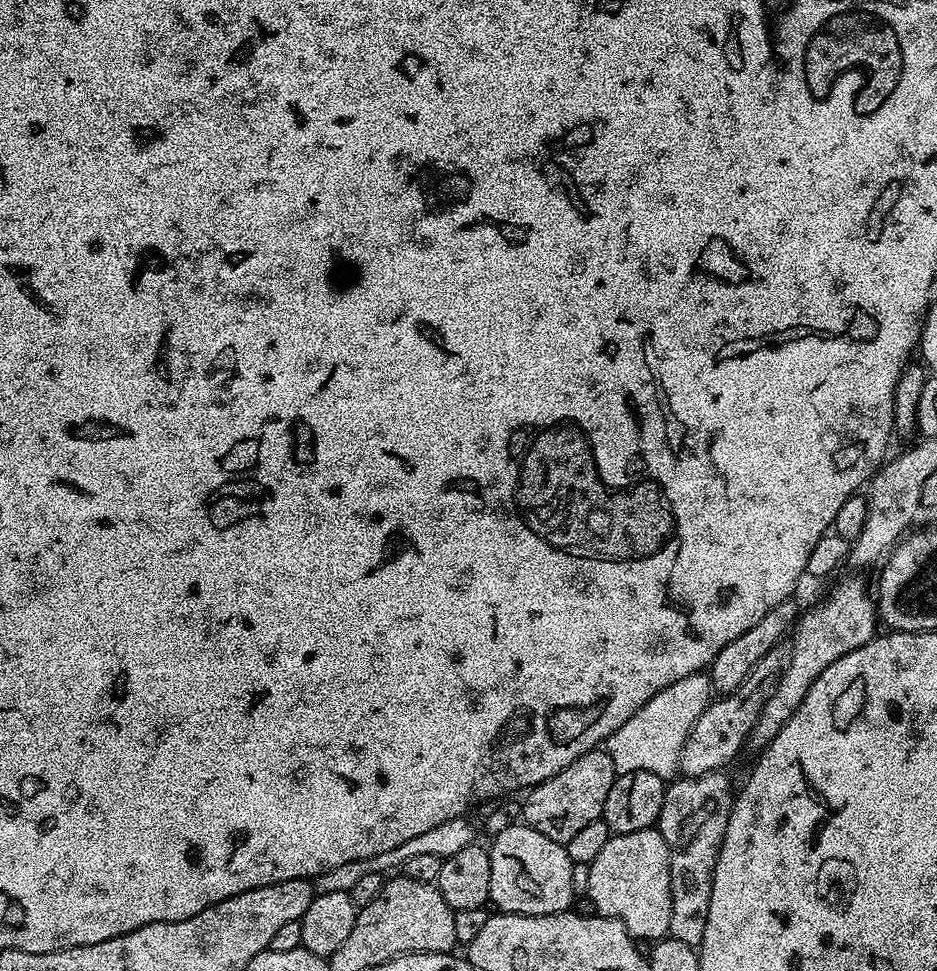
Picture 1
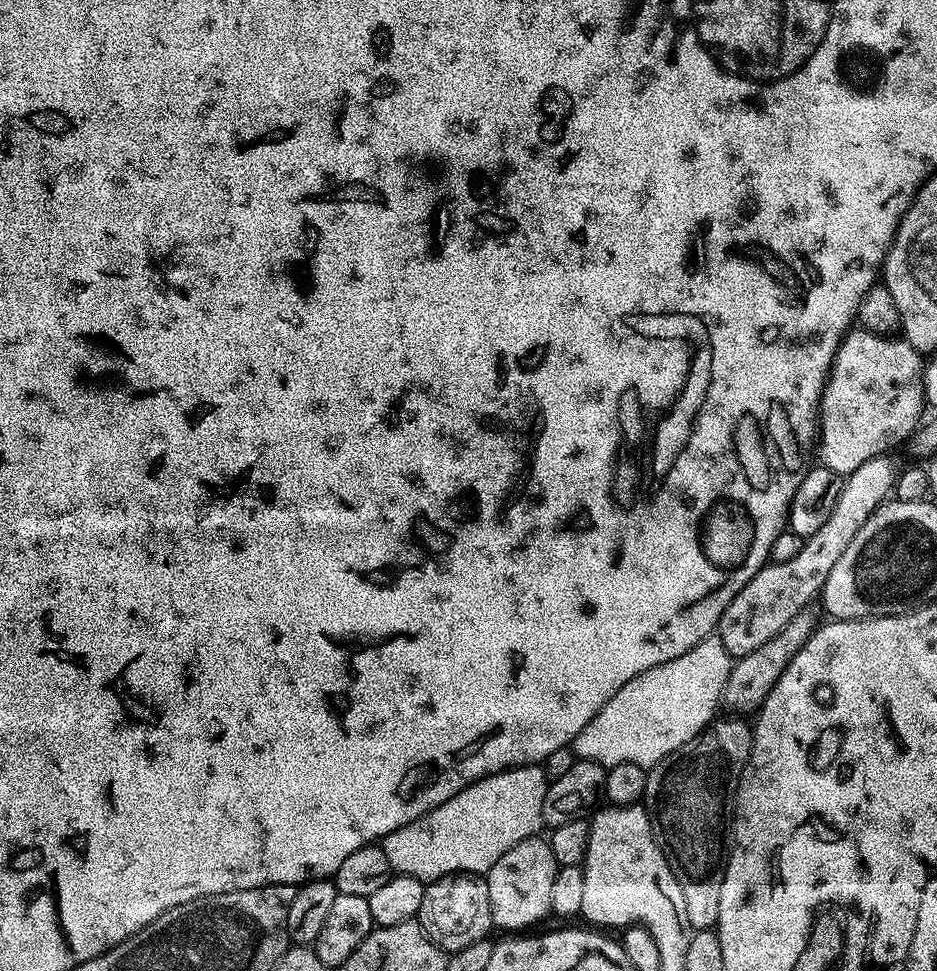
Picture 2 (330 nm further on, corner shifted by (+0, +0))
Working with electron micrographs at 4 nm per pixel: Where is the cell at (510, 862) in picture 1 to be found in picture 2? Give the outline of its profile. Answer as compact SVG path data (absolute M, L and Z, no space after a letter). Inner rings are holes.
M533 838L518 842L486 874L490 890L490 910L492 923L499 928L516 928L512 930L528 930L545 915L551 913L550 889L554 886L557 870L556 859L550 850L547 839Z

